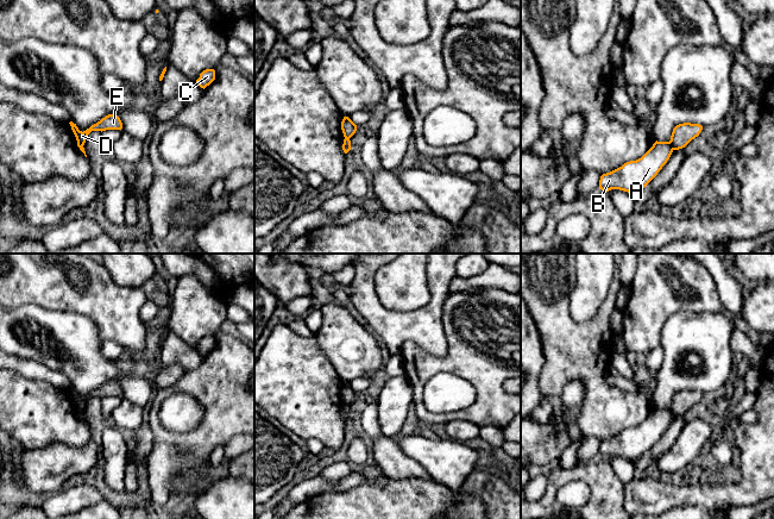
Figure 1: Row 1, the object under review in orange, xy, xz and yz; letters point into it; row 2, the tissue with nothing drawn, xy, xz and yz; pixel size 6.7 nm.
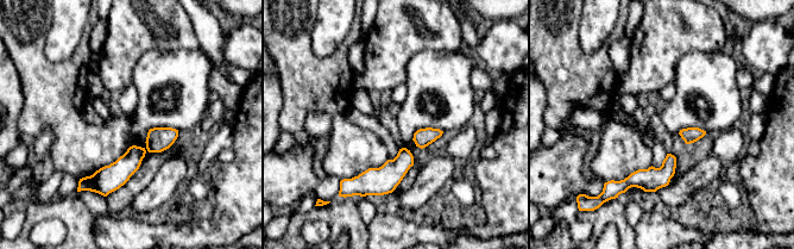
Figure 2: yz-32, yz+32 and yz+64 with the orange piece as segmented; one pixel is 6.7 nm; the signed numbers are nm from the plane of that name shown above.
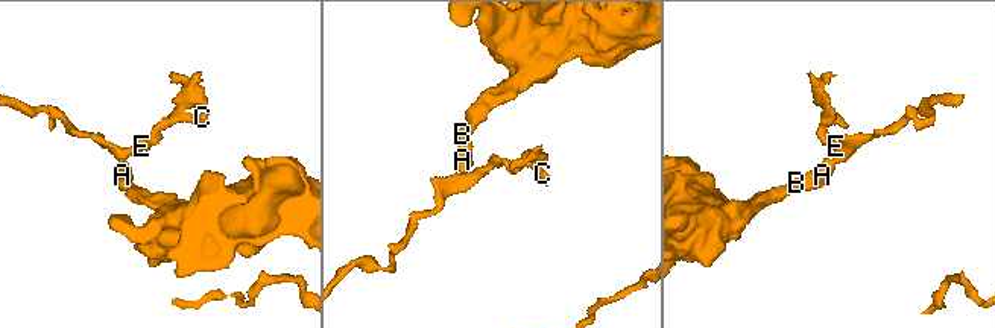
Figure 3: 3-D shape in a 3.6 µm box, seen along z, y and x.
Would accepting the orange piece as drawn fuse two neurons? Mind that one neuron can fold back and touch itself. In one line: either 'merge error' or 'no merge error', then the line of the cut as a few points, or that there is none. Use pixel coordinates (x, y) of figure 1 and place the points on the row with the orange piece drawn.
merge error; cut yz (669, 141), (673, 149)

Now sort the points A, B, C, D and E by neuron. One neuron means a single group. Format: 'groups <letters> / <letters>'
groups A B / C D E

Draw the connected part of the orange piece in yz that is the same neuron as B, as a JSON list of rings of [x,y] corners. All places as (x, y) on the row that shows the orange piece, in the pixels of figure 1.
[[[656,140],[641,158],[603,174],[599,189],[605,192],[619,189],[633,194],[644,188],[667,163],[672,152],[671,142]]]

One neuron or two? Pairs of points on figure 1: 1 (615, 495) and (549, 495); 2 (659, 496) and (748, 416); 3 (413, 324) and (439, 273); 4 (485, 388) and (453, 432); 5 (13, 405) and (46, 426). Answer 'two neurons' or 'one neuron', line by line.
1: one neuron
2: two neurons
3: one neuron
4: two neurons
5: one neuron

